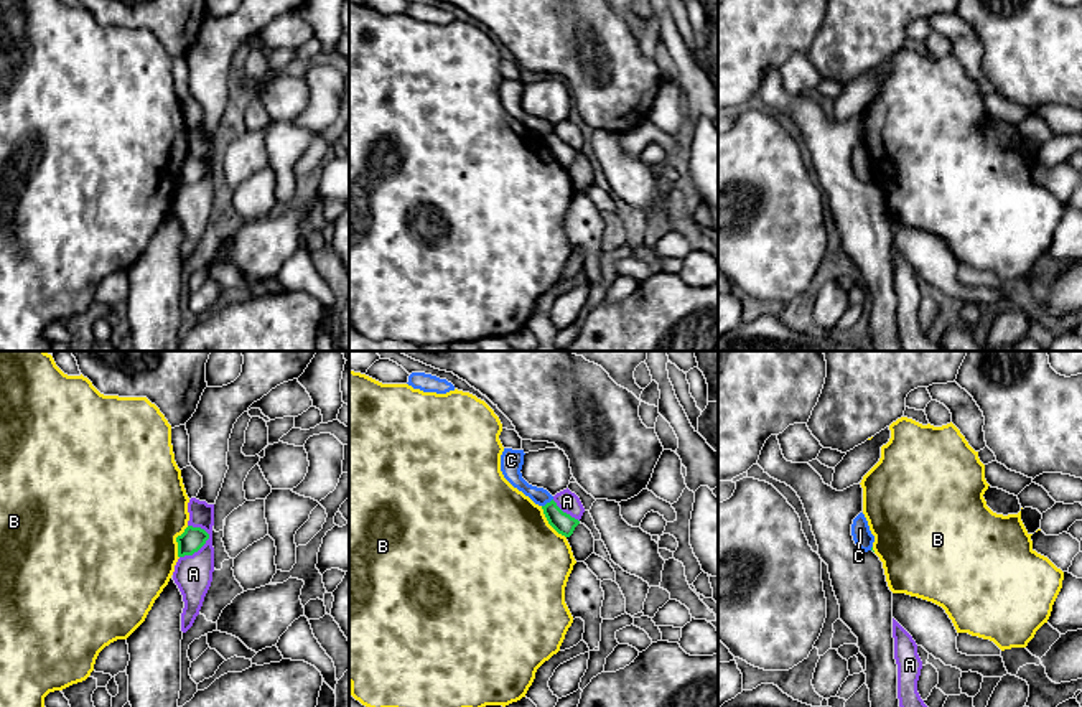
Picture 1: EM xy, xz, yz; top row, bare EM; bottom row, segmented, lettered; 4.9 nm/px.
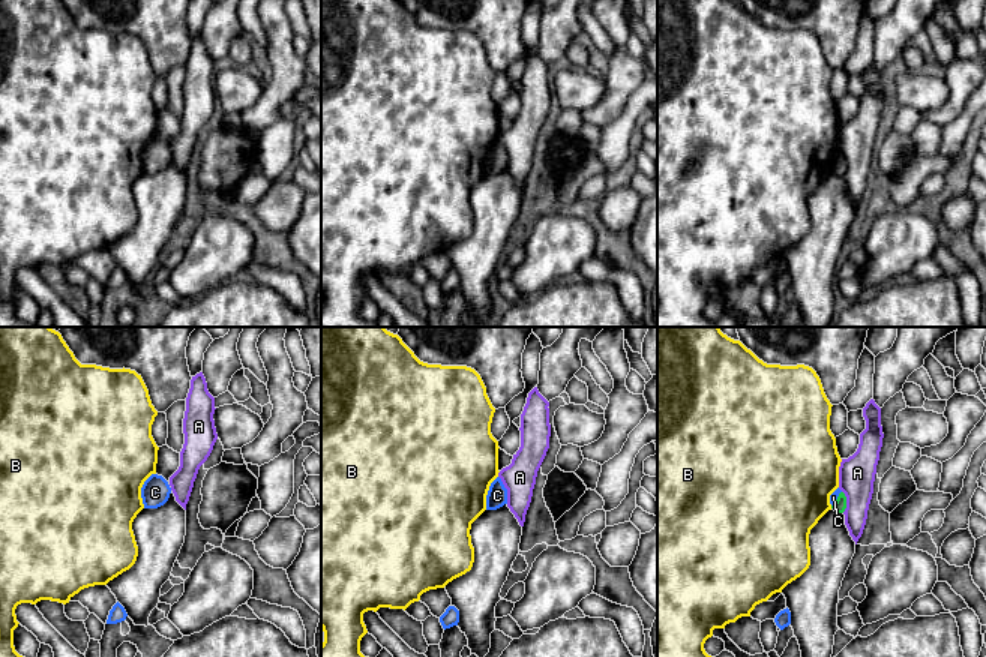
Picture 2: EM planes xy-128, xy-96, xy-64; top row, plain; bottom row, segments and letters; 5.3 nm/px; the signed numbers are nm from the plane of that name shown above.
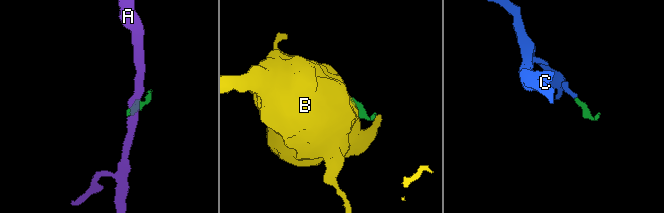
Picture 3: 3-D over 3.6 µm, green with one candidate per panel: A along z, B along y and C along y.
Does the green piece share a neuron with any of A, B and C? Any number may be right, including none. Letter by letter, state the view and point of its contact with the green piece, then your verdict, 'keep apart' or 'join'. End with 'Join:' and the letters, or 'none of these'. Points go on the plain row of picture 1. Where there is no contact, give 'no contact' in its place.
A: meets green in xy at (200, 178); keep apart
B: meets green in xz at (549, 154); keep apart
C: meets green in xz at (547, 134); join
Join: C

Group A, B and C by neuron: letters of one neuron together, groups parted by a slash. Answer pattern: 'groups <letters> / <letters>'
groups A / B / C

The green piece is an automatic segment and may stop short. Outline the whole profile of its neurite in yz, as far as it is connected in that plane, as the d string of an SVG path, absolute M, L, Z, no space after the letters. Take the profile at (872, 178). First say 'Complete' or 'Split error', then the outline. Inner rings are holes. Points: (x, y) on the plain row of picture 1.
Split error. M860 143L851 155L851 166L858 180L868 183L873 181L874 166L870 162L868 152L863 143Z

